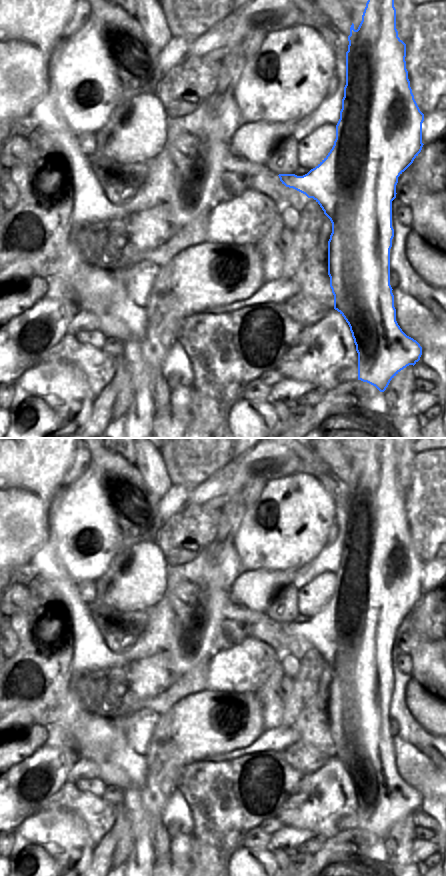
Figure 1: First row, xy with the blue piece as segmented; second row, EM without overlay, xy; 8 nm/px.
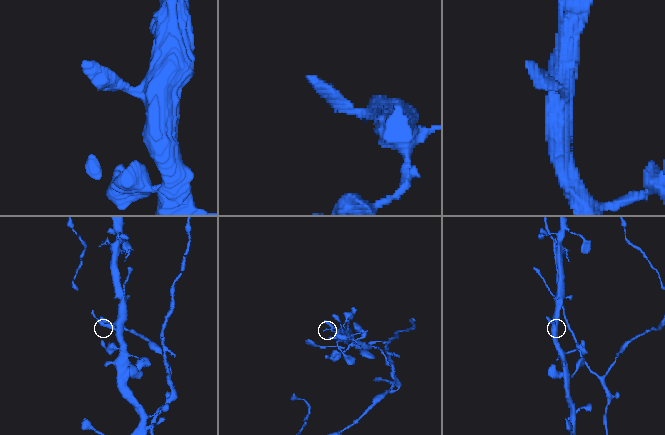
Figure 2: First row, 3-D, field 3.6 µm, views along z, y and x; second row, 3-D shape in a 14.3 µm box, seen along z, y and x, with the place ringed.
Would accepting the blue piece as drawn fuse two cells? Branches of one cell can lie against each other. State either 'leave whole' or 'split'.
leave whole

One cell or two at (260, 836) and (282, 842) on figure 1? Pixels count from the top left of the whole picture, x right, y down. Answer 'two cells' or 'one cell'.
two cells

